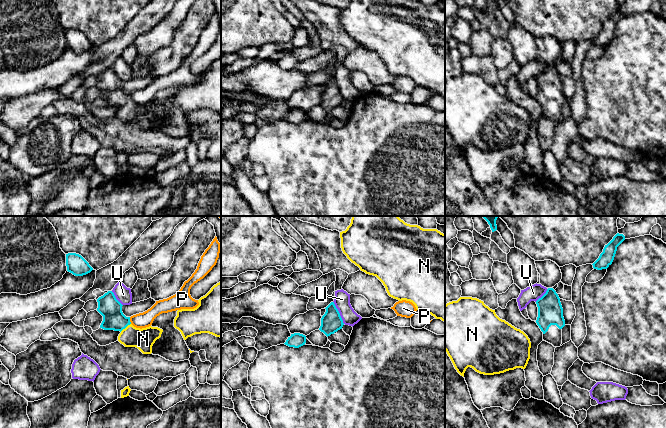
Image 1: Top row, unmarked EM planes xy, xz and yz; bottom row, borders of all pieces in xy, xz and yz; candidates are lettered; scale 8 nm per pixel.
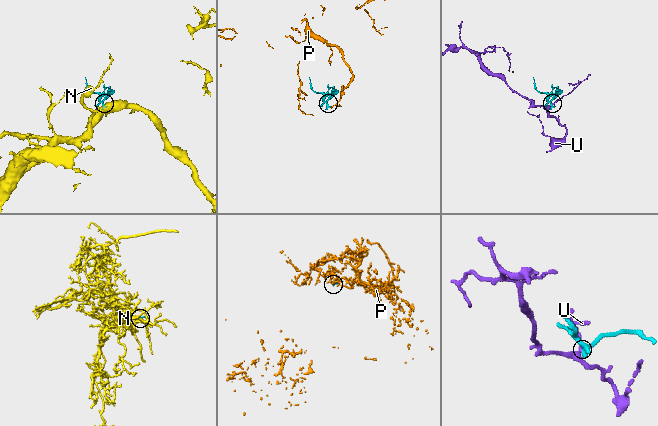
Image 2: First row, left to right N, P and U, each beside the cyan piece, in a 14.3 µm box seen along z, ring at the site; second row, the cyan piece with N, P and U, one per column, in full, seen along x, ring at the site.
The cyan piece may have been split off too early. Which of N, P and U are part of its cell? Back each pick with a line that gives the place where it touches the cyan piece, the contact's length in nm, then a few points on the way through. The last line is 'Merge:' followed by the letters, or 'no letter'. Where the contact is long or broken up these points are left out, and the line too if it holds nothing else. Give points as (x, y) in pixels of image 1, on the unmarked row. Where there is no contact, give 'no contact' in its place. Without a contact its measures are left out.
N: meets cyan in xy at (125, 103); contact 110 nm long; runs through xy (109, 83), (112, 90), (125, 103), (135, 113), (143, 115)
Merge: N

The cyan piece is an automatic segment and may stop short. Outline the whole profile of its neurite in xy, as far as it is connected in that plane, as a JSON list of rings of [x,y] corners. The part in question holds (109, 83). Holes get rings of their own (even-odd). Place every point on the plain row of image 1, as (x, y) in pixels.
[[[108,67],[97,75],[97,87],[103,92],[100,104],[120,107],[118,117],[125,123],[136,123],[143,130],[151,130],[152,122],[163,108],[158,103],[136,104],[122,88],[122,80],[112,67]]]

